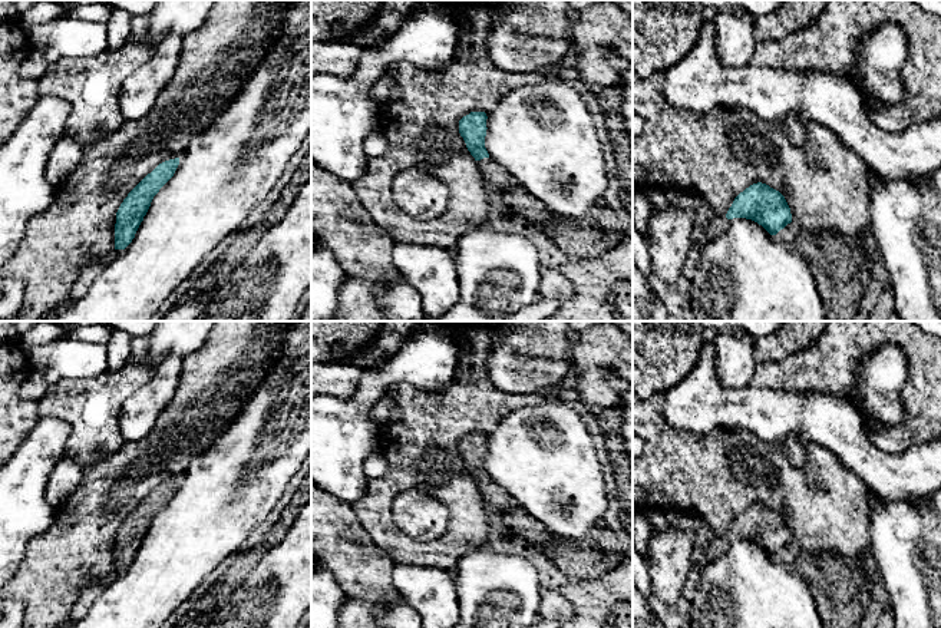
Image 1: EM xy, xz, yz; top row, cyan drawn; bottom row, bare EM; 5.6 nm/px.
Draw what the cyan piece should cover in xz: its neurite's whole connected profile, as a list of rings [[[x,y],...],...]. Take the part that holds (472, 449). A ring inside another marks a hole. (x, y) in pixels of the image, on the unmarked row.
[[[470,433],[459,442],[459,455],[475,479],[483,500],[495,509],[509,510],[515,506],[512,496],[498,486],[485,469],[486,440],[485,433]]]

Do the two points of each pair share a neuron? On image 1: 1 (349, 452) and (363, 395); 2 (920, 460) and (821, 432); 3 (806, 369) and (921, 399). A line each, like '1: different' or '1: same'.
1: same
2: same
3: same

